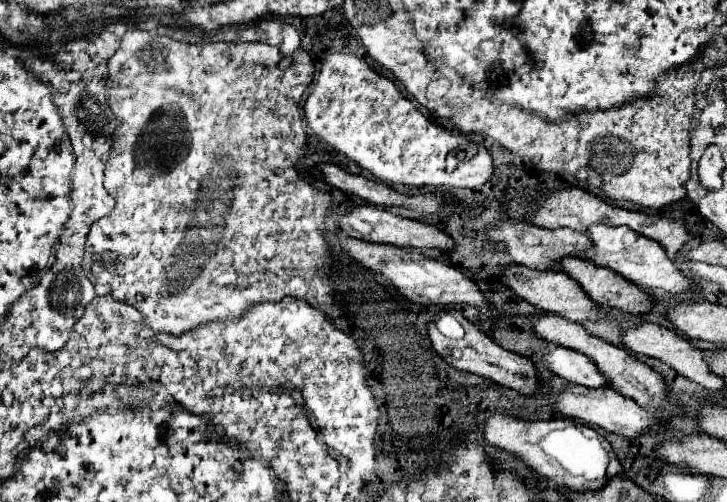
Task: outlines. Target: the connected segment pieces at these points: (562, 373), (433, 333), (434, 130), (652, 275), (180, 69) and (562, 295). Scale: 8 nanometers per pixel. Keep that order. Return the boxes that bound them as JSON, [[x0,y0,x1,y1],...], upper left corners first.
[[542,347,606,387],[428,313,536,395],[304,53,494,189],[580,223,692,293],[81,31,340,335],[500,265,604,323]]

